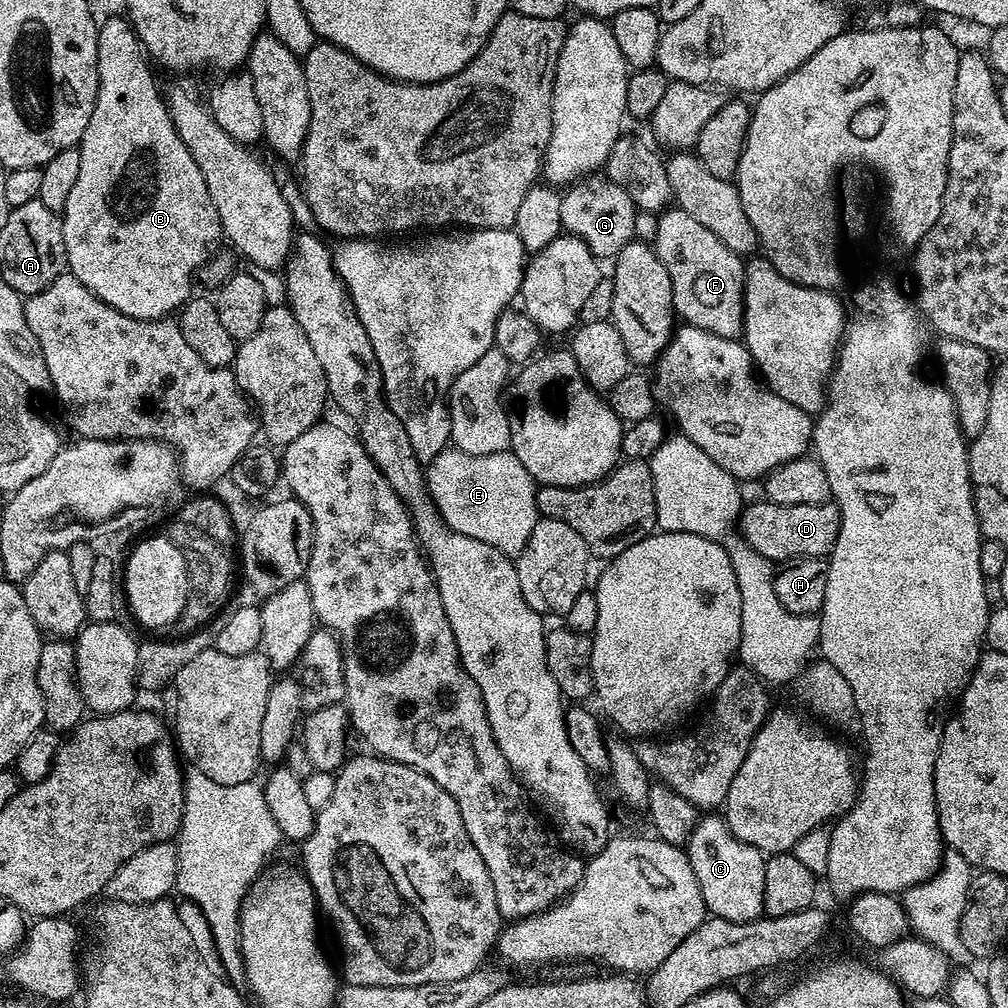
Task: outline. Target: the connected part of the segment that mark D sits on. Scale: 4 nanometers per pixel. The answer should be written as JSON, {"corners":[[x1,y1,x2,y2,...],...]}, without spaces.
{"corners":[[767,502,751,504,741,511,738,532,751,548,758,550,758,554,768,560,783,562,796,556,824,558,836,545,836,535,840,529,840,511,834,502,802,506,782,506]]}

